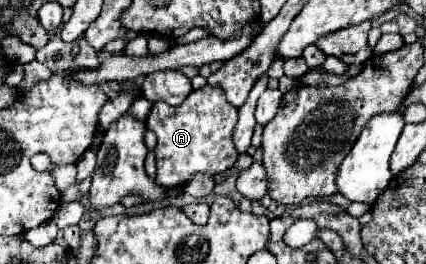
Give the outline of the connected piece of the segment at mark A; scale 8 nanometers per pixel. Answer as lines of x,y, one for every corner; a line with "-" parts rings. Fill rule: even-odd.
204,86
194,90
180,106
168,106
158,102
152,106
146,127
156,138
156,182
168,188
184,186
196,172
210,176
222,174
234,166
238,152
234,150
232,134
238,122
238,110
226,102
224,92
218,86

